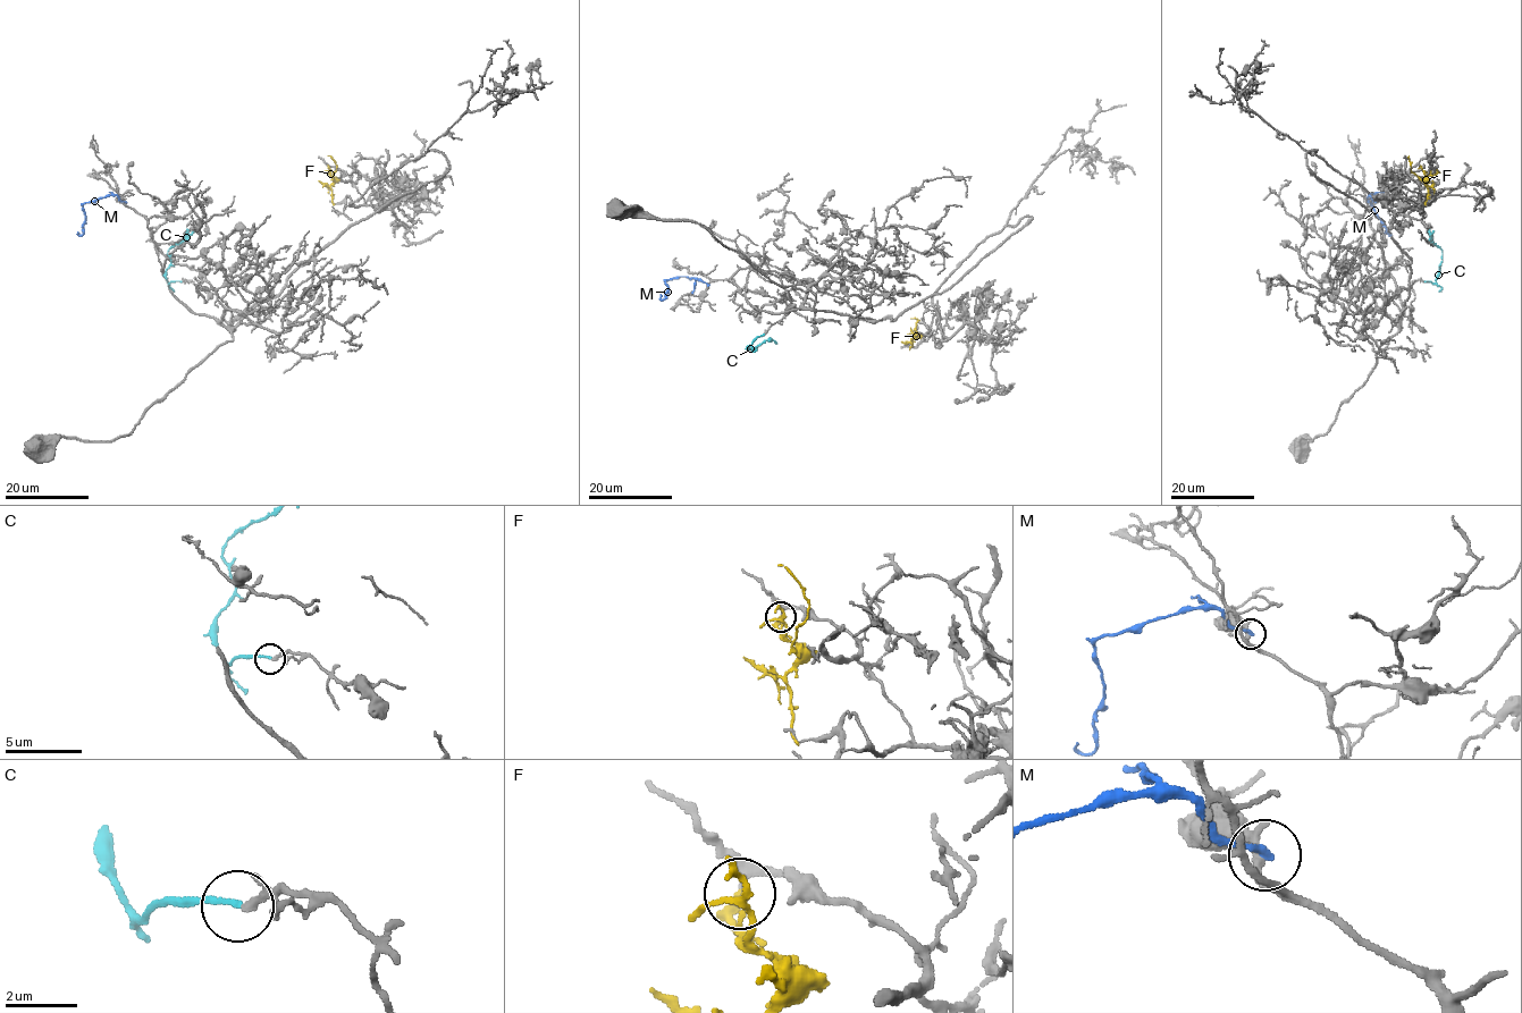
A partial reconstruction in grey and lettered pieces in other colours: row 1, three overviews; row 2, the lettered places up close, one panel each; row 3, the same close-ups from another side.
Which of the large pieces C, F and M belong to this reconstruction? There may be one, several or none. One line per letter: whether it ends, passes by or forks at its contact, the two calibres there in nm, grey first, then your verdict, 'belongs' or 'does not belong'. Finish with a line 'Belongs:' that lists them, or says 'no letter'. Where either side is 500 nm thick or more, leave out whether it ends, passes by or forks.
C: it ends; calibres 150 and 170 nm; belongs
F: it ends; calibres 220 and 280 nm; does not belong
M: it ends; calibres 220 and 240 nm; does not belong
Belongs: C

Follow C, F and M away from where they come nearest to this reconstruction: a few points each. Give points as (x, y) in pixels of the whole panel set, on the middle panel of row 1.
C: (763, 335), (750, 345), (748, 348), (754, 351), (750, 352), (766, 340), (775, 344)
F: (911, 345), (918, 320), (910, 318)
M: (708, 285), (699, 278), (682, 277), (667, 279), (665, 298), (662, 300), (661, 294)

